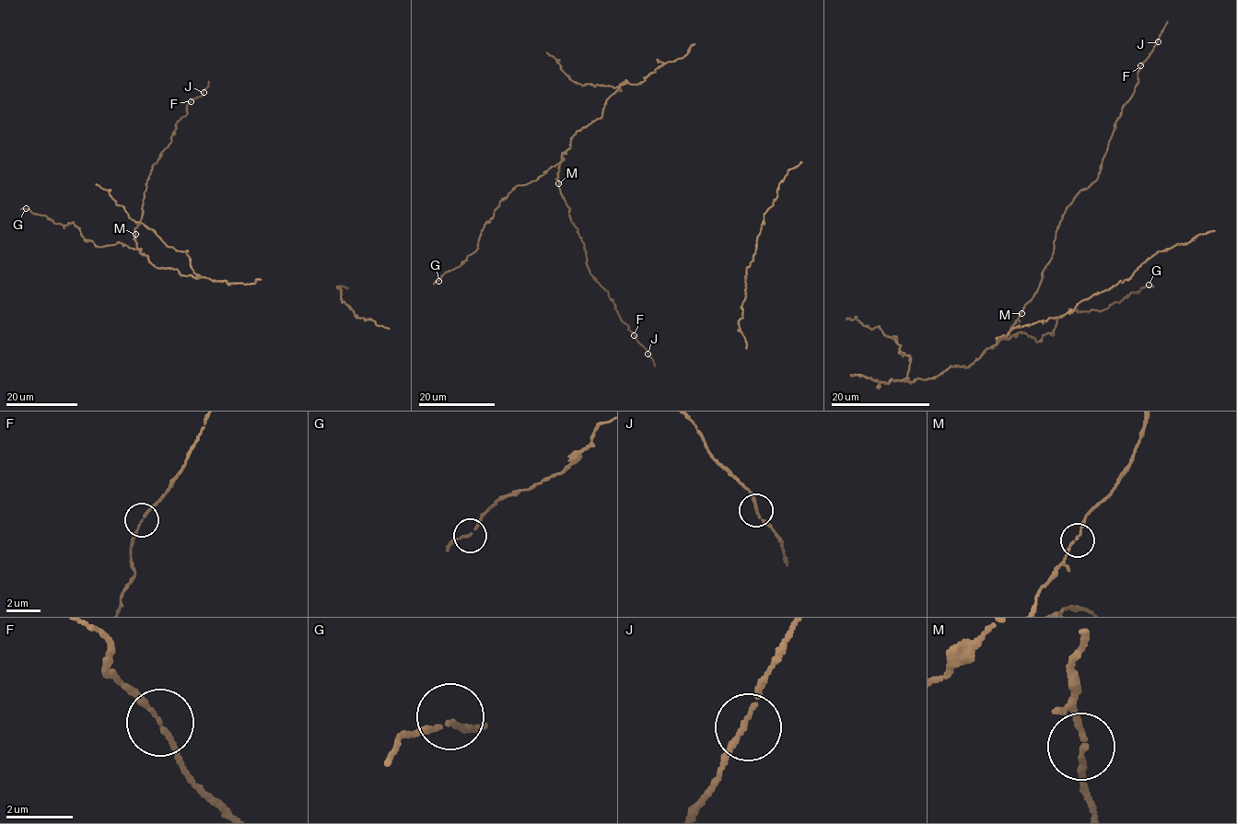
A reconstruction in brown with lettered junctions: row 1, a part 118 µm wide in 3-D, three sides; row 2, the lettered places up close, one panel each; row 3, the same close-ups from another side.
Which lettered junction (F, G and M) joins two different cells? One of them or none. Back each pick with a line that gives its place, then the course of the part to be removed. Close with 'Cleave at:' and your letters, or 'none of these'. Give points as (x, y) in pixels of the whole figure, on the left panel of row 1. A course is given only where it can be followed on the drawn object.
Cleave at: none of these

